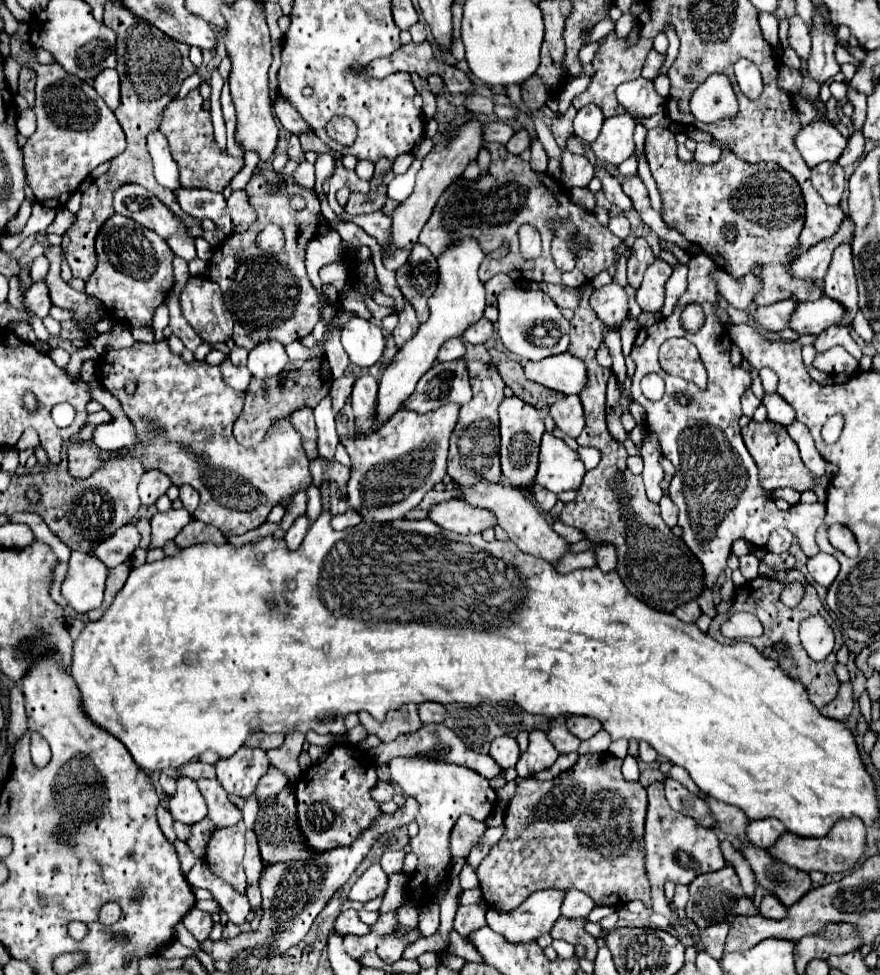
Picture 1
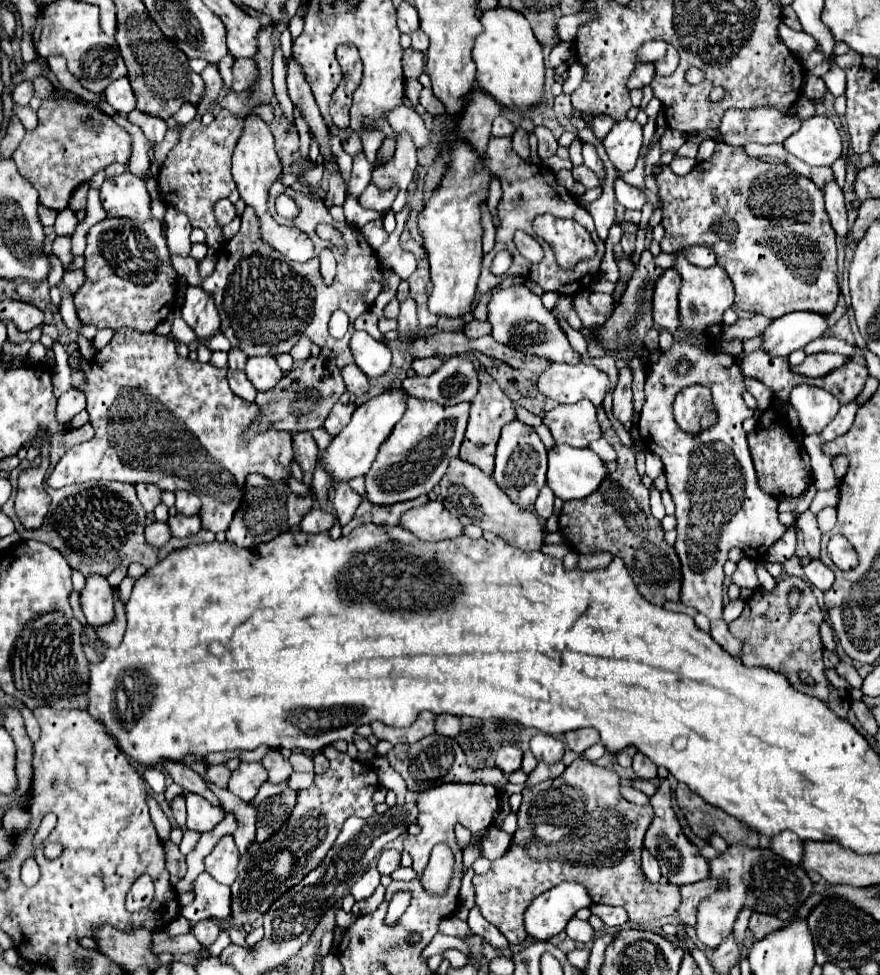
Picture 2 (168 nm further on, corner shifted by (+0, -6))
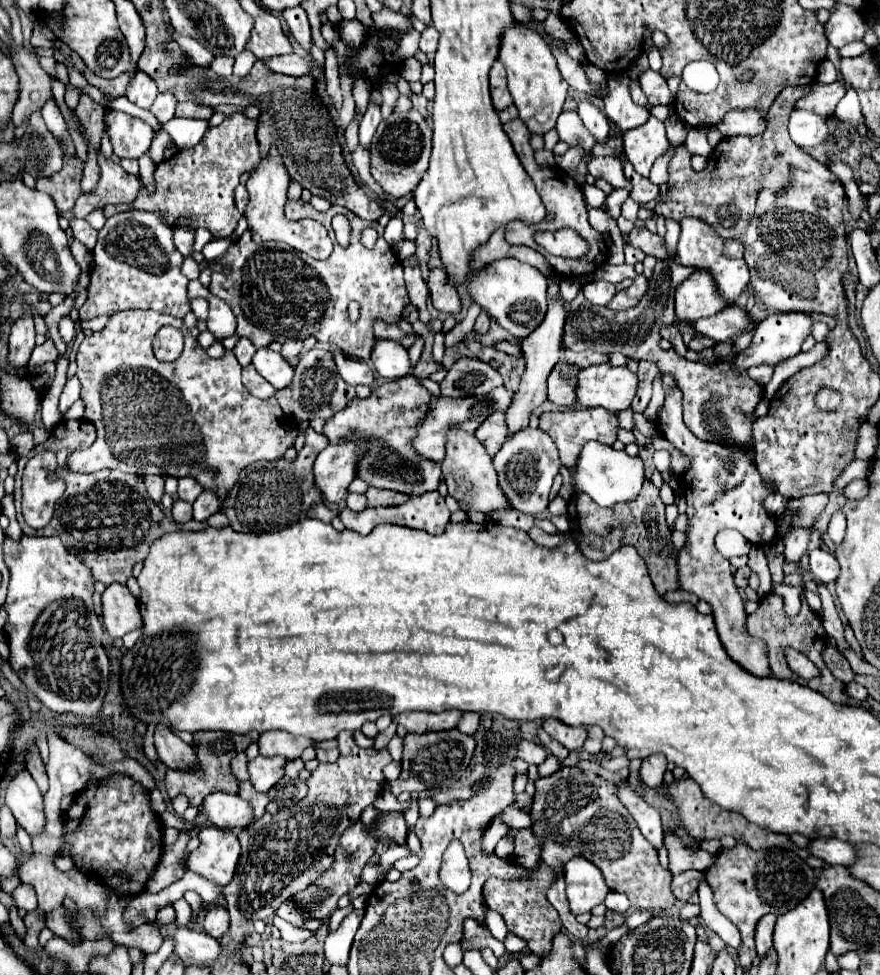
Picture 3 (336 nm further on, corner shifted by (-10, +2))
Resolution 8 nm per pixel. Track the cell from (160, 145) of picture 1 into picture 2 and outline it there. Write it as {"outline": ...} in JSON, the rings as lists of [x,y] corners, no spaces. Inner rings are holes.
{"outline":[[[137,109],[129,113],[129,119],[131,119],[133,125],[141,127],[141,131],[145,133],[147,139],[151,139],[151,141],[155,141],[155,143],[161,143],[161,141],[163,141],[165,131],[167,131],[167,123],[165,123],[165,119],[147,115],[147,113],[137,111]]]}

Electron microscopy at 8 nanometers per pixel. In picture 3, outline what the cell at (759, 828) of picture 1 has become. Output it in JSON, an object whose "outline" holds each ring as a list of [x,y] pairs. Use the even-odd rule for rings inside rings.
{"outline":[[[811,839],[807,851],[809,855],[831,865],[851,865],[855,861],[853,845],[839,839]]]}

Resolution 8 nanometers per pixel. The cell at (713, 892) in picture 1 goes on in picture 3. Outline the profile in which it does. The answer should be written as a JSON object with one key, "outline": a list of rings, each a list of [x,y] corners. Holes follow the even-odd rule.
{"outline":[[[685,871],[685,873],[673,877],[671,889],[673,889],[673,893],[679,901],[689,903],[691,897],[697,893],[697,887],[699,887],[701,879],[703,879],[703,873],[699,873],[699,871]]]}

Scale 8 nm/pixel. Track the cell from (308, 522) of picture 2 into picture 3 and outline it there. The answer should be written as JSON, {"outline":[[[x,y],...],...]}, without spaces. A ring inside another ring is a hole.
{"outline":[[[431,491],[431,493],[423,493],[419,497],[411,497],[407,503],[403,505],[395,505],[395,507],[373,507],[373,509],[363,509],[361,513],[351,511],[351,509],[341,509],[339,511],[339,519],[343,521],[345,529],[357,531],[359,535],[367,535],[375,525],[381,523],[393,523],[393,525],[403,525],[403,527],[413,527],[413,529],[423,529],[427,533],[433,535],[441,535],[447,527],[447,523],[451,521],[451,511],[445,505],[445,499],[439,495],[439,491]]]}

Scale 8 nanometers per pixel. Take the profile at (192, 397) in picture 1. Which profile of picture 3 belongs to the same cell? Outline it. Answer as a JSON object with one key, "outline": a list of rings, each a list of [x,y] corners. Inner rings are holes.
{"outline":[[[119,311],[115,313],[109,323],[105,325],[105,329],[93,333],[91,337],[85,337],[83,343],[79,345],[79,353],[77,353],[77,377],[81,381],[81,399],[85,403],[85,419],[91,421],[95,427],[97,427],[97,439],[91,447],[87,449],[77,449],[75,453],[69,455],[67,459],[67,469],[71,473],[95,473],[95,471],[101,471],[101,469],[119,469],[123,473],[137,473],[137,475],[163,475],[163,477],[193,477],[195,481],[199,481],[205,489],[209,491],[215,491],[215,495],[219,497],[219,503],[221,503],[221,511],[223,511],[223,503],[227,501],[227,493],[231,493],[231,487],[235,487],[235,483],[239,481],[239,473],[249,465],[249,463],[255,463],[255,461],[279,461],[285,451],[289,447],[293,447],[297,435],[301,433],[301,427],[295,425],[287,415],[283,415],[279,403],[271,397],[271,399],[257,399],[253,397],[245,385],[241,383],[241,365],[239,361],[235,359],[233,351],[225,351],[223,357],[219,359],[211,359],[207,355],[207,351],[199,345],[199,343],[193,343],[193,337],[189,333],[189,329],[183,325],[181,319],[177,317],[171,317],[171,315],[163,315],[163,313],[157,313],[157,311]],[[163,325],[171,325],[171,327],[179,327],[183,331],[183,337],[185,337],[185,347],[183,347],[183,353],[173,361],[173,363],[161,363],[155,359],[153,355],[153,349],[151,349],[151,341],[155,337],[155,333],[163,327]]]}

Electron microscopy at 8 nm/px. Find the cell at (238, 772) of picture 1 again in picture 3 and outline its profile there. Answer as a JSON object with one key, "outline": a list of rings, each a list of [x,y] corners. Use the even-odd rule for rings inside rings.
{"outline":[[[257,755],[253,761],[249,761],[249,775],[251,775],[251,785],[261,791],[267,793],[281,777],[283,777],[283,769],[285,769],[285,759],[283,757],[263,757]]]}

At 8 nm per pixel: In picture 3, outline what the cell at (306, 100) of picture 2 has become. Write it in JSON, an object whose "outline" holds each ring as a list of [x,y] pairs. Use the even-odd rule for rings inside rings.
{"outline":[[[295,7],[295,9],[289,9],[287,13],[283,13],[287,25],[289,25],[289,31],[293,35],[293,39],[305,49],[305,51],[311,51],[311,27],[309,27],[309,21],[307,21],[307,13],[301,9],[301,7]]]}

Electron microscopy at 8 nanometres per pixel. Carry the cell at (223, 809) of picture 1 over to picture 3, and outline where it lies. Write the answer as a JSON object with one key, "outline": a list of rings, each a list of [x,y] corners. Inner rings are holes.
{"outline":[[[159,725],[155,729],[155,749],[159,759],[169,769],[179,767],[195,767],[195,751],[191,751],[191,745],[183,743],[173,731],[167,731],[167,727]]]}

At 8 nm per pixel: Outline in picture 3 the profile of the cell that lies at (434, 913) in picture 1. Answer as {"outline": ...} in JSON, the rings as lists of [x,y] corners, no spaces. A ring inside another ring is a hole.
{"outline":[[[466,919],[464,921],[463,938],[461,940],[463,951],[484,948],[490,948],[496,957],[501,957],[505,953],[503,942],[495,939],[485,923],[479,923],[475,919]]]}

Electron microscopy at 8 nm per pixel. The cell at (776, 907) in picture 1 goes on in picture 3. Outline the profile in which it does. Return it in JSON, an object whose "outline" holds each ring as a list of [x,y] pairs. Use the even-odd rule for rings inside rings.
{"outline":[[[763,915],[763,919],[759,919],[759,923],[757,923],[755,943],[757,943],[757,955],[759,957],[763,957],[773,945],[771,935],[773,935],[773,927],[775,927],[775,919],[777,919],[777,915]]]}

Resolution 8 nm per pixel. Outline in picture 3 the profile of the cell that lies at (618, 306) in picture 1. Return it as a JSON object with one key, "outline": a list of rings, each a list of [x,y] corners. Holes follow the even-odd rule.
{"outline":[[[593,281],[593,283],[589,283],[589,285],[583,287],[583,293],[585,293],[587,301],[591,301],[593,305],[607,305],[617,291],[615,291],[613,283]]]}

